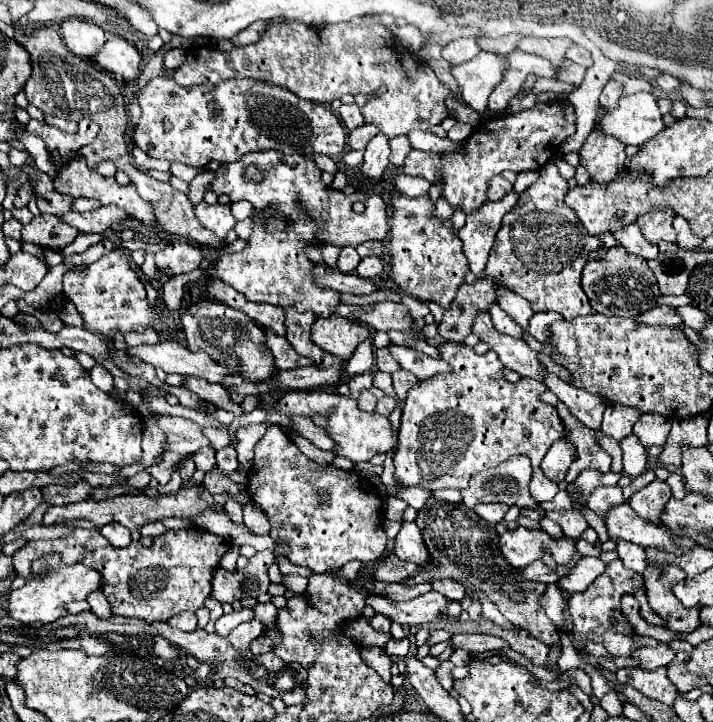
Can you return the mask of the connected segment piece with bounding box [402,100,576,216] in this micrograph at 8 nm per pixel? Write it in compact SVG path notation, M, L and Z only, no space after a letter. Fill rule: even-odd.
M556 100L552 104L536 104L532 110L492 120L484 124L478 132L474 130L474 134L466 140L468 162L460 162L460 154L438 156L432 152L412 150L402 164L402 172L408 176L424 178L430 184L440 184L442 198L446 198L452 208L462 210L468 216L468 212L474 212L476 208L480 208L480 204L488 202L486 192L488 180L492 180L492 176L504 170L540 170L558 150L558 146L566 140L566 136L574 134L574 128L574 108L568 102Z

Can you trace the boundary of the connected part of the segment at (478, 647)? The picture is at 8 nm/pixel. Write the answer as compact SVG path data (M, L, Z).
M456 634L452 638L454 648L464 648L468 652L486 652L486 650L500 650L508 648L504 640L498 636L484 636L484 634Z

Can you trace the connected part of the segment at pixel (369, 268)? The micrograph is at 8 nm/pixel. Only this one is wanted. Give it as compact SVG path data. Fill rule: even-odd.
M370 256L370 258L362 258L358 268L356 268L356 274L360 278L368 278L372 280L374 276L378 276L382 272L382 260L378 256Z

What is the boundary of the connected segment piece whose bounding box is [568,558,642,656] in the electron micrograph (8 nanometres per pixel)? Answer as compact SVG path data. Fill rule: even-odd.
M620 558L610 562L606 566L606 570L584 592L572 594L572 598L568 602L568 612L572 616L572 634L576 638L580 638L582 642L586 642L590 638L594 642L604 644L612 656L630 656L630 652L642 644L628 638L628 634L632 634L632 630L628 628L628 622L620 612L620 598L624 594L632 594L632 590L640 584L642 584L642 576L632 570L626 570Z

